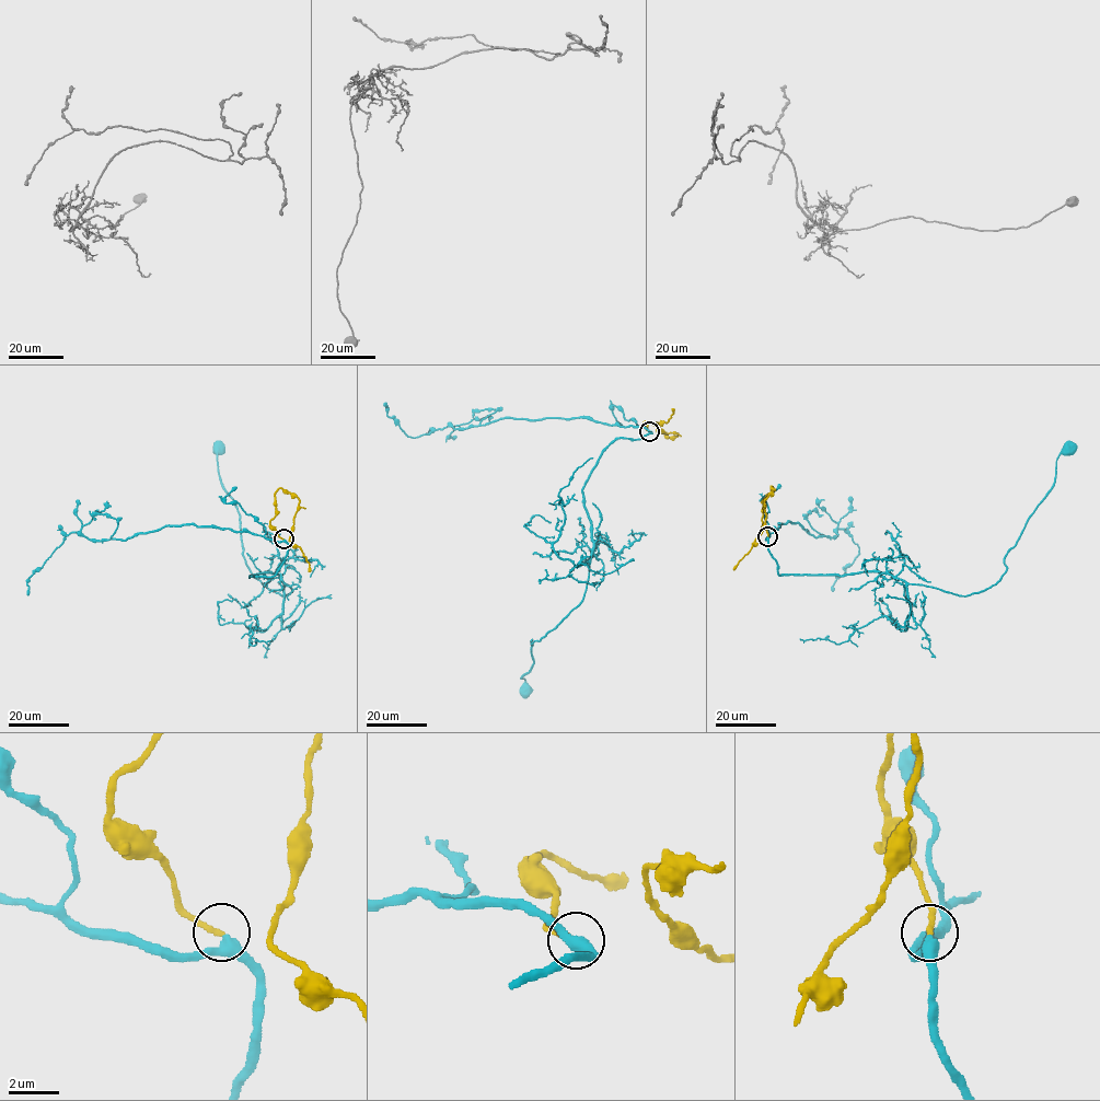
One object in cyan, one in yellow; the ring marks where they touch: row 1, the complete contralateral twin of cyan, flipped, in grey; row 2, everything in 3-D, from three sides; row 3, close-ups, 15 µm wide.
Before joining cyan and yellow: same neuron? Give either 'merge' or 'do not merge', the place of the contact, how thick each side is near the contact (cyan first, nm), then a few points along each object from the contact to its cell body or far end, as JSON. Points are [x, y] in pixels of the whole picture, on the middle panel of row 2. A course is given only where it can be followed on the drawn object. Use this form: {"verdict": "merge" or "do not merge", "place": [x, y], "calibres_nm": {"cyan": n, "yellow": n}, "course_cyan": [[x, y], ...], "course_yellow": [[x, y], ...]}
{"verdict": "merge", "place": [649, 431], "calibres_nm": {"cyan": 360, "yellow": 200}, "course_cyan": [[649, 431], [615, 439], [586, 482], [593, 546], [587, 587], [582, 601], [531, 640], [525, 691]], "course_yellow": [[649, 431], [646, 420], [669, 437], [678, 435], [663, 432], [658, 424], [668, 421], [673, 408]]}

